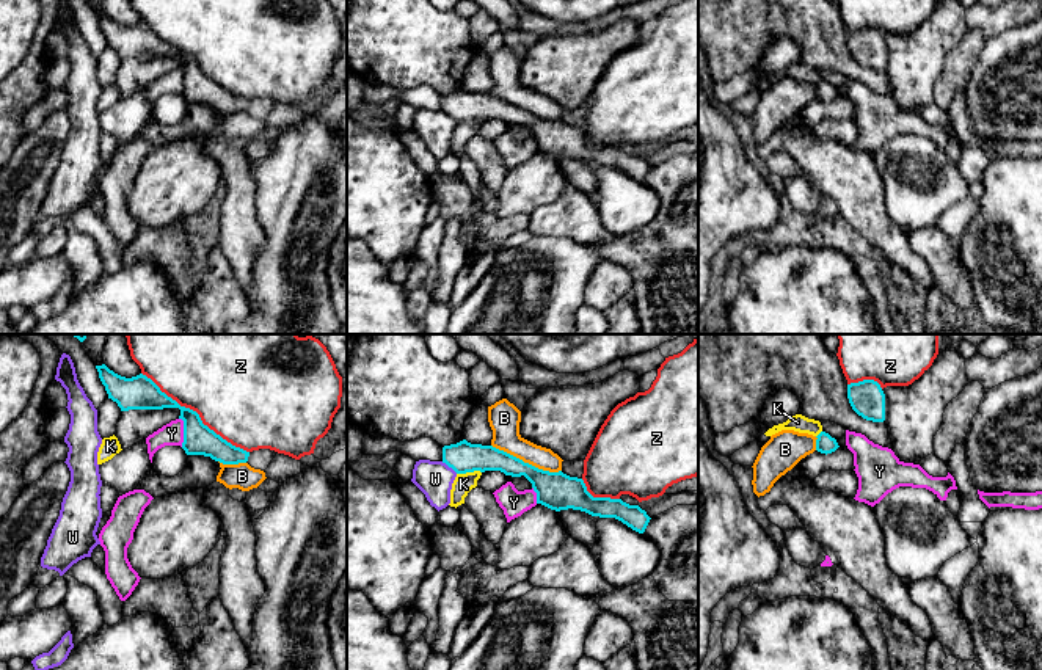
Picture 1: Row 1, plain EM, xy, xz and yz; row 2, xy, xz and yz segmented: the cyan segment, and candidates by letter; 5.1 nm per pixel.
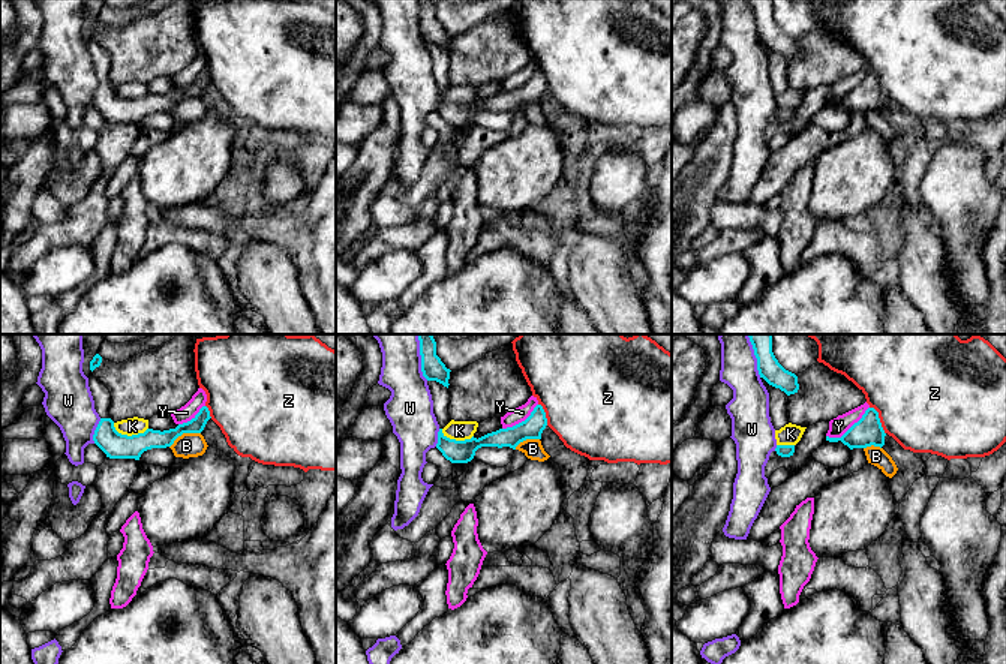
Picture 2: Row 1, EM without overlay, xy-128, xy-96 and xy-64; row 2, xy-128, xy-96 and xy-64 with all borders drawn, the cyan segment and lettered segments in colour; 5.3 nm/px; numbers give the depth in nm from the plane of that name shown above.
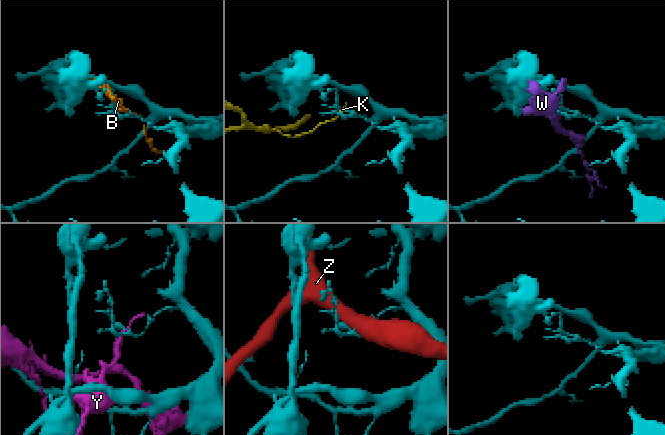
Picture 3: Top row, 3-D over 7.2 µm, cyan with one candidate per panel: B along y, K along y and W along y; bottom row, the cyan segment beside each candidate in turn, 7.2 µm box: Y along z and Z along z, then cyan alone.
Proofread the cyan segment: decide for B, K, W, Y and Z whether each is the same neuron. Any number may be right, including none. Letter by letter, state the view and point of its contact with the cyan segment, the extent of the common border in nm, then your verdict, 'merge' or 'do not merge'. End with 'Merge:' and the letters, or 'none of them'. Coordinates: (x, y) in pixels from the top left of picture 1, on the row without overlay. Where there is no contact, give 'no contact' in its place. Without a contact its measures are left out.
B: contact xz (526, 112); length 380 nm; do not merge
K: contact xz (468, 120); length 130 nm; do not merge
W: contact xz (449, 115); length 110 nm; do not merge
Y: contact xy (184, 80); length 150 nm; do not merge
Z: contact xy (196, 61); length 700 nm; do not merge
Merge: none of them

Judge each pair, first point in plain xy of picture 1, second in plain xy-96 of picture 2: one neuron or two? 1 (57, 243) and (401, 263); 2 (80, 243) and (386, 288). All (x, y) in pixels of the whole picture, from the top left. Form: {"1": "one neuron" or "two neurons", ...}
{"1": "two neurons", "2": "two neurons"}

